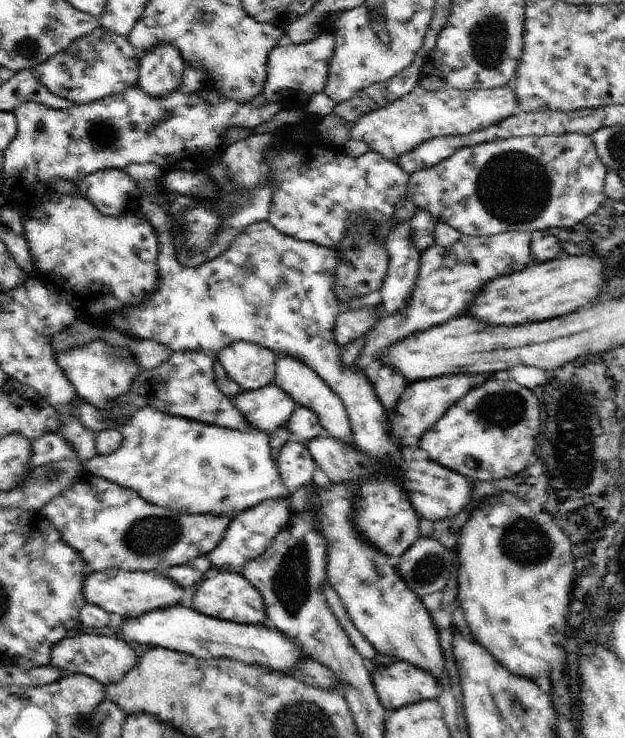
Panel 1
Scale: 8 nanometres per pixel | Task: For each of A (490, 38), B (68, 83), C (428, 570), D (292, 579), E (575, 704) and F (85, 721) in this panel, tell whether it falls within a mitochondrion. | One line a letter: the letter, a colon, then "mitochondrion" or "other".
A: mitochondrion
B: other
C: mitochondrion
D: mitochondrion
E: other
F: other

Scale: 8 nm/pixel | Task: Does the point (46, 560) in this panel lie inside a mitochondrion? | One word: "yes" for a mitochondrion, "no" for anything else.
no

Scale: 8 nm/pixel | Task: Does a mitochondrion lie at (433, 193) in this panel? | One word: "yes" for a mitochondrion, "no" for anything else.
no

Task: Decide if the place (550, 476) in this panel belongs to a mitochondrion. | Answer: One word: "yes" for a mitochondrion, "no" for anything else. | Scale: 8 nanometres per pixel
no

